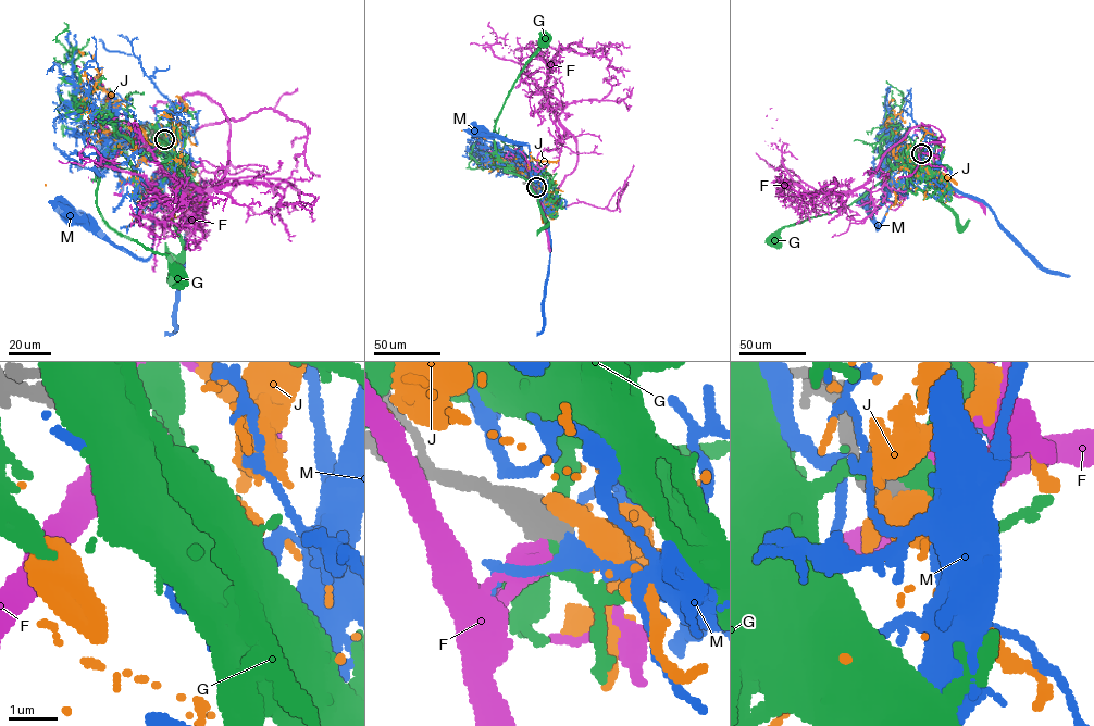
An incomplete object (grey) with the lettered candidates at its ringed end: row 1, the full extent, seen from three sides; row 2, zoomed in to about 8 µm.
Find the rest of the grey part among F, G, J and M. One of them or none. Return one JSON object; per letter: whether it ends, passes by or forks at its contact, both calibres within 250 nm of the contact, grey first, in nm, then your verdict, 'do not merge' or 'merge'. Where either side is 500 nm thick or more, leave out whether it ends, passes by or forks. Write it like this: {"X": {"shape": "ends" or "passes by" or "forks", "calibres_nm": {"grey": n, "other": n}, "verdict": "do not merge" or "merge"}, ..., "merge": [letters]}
{"F": {"calibres_nm": {"grey": 700, "other": 400}, "verdict": "do not merge"}, "G": {"calibres_nm": {"grey": 750, "other": 380}, "verdict": "do not merge"}, "J": {"calibres_nm": {"grey": 550, "other": 360}, "verdict": "do not merge"}, "M": {"calibres_nm": {"grey": 500, "other": 190}, "verdict": "merge"}, "merge": ["M"]}

